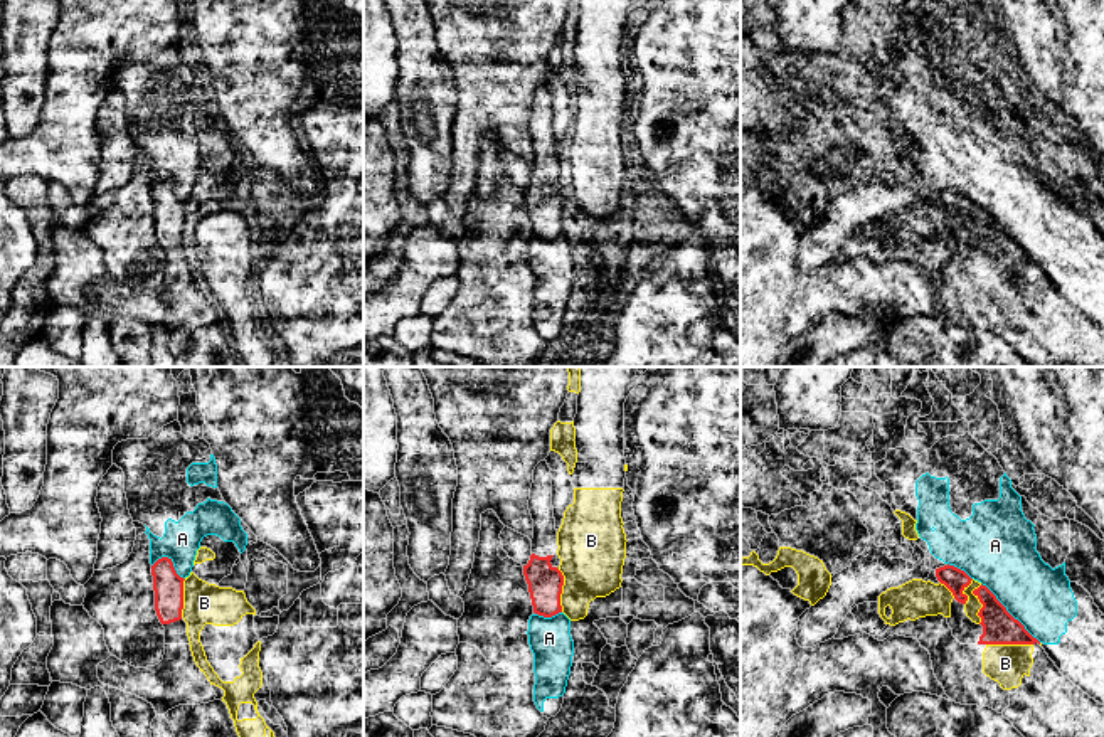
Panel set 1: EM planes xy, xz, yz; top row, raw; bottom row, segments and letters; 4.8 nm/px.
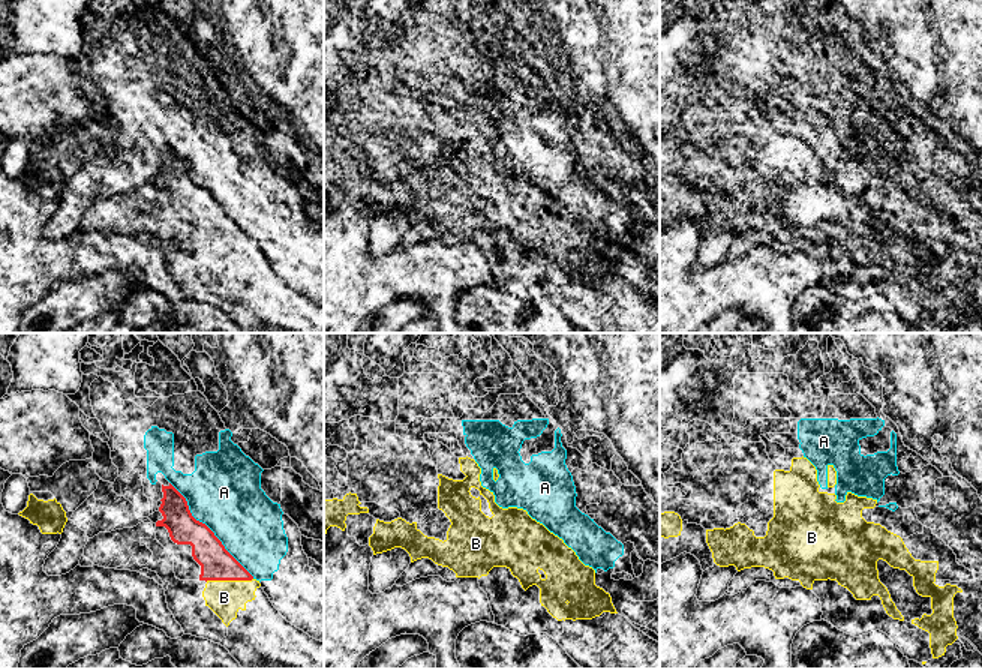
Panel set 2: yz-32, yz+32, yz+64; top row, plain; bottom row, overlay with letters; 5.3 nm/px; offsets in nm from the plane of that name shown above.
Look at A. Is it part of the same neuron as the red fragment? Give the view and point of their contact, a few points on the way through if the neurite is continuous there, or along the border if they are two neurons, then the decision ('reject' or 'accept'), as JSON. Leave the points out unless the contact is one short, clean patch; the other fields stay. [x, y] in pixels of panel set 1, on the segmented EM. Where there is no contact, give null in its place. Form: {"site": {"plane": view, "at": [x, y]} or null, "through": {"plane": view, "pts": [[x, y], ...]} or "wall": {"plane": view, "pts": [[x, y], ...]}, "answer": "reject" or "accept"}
{"site": {"plane": "yz", "at": [1008, 613]}, "answer": "reject"}

